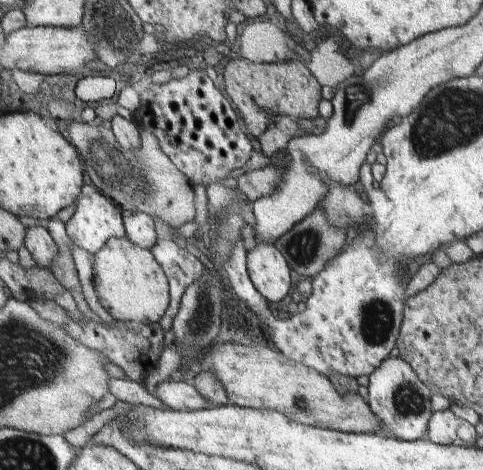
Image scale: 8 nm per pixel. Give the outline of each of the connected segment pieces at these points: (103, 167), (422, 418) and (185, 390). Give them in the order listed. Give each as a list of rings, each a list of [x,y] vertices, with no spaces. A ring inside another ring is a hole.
[[[82,120],[73,121],[73,124],[68,125],[67,136],[73,146],[78,148],[85,163],[85,171],[95,190],[100,190],[111,200],[119,202],[124,211],[133,210],[145,212],[150,216],[155,215],[173,230],[192,221],[195,212],[194,186],[187,175],[165,154],[155,134],[137,124],[141,132],[141,144],[131,152],[121,146],[112,128],[79,122]]]
[[[385,357],[382,365],[369,376],[368,403],[371,408],[382,418],[383,431],[386,436],[393,436],[404,441],[414,441],[423,434],[427,420],[430,420],[431,406],[429,406],[429,394],[417,394],[417,392],[429,392],[427,386],[410,364],[401,357]]]
[[[184,381],[163,382],[158,385],[153,396],[176,411],[200,411],[211,407],[206,396],[195,385]]]

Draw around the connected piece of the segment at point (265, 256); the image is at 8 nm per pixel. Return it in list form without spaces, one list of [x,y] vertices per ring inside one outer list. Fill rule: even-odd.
[[[256,243],[248,250],[248,269],[257,290],[268,301],[283,300],[293,286],[289,260],[273,243]]]

